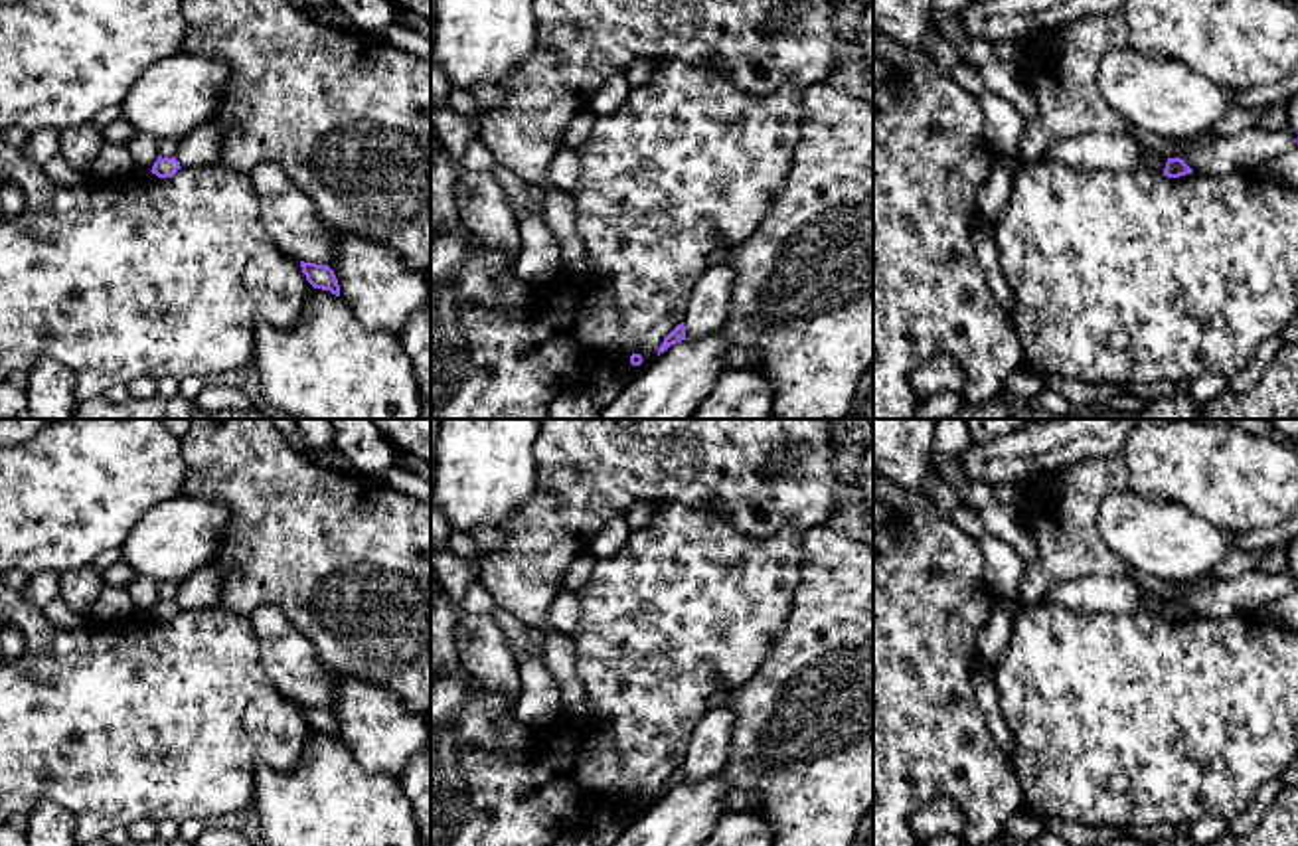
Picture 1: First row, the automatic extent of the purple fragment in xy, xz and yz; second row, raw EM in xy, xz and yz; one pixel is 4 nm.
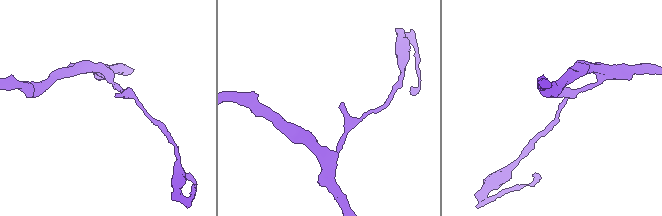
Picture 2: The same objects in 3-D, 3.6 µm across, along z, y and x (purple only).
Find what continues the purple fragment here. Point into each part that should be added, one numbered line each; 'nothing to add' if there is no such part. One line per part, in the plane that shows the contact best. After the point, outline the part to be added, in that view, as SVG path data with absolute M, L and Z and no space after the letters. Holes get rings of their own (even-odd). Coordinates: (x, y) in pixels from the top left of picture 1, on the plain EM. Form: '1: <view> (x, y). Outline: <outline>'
nothing to add

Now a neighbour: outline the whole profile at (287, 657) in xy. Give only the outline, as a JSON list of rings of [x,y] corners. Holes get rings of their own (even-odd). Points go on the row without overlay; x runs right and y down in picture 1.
[[[261,605],[249,617],[261,648],[261,666],[277,690],[298,704],[330,710],[336,704],[336,684],[312,642],[277,605]]]

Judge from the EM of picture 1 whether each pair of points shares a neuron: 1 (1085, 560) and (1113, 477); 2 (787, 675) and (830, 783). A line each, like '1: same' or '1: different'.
1: same
2: same

